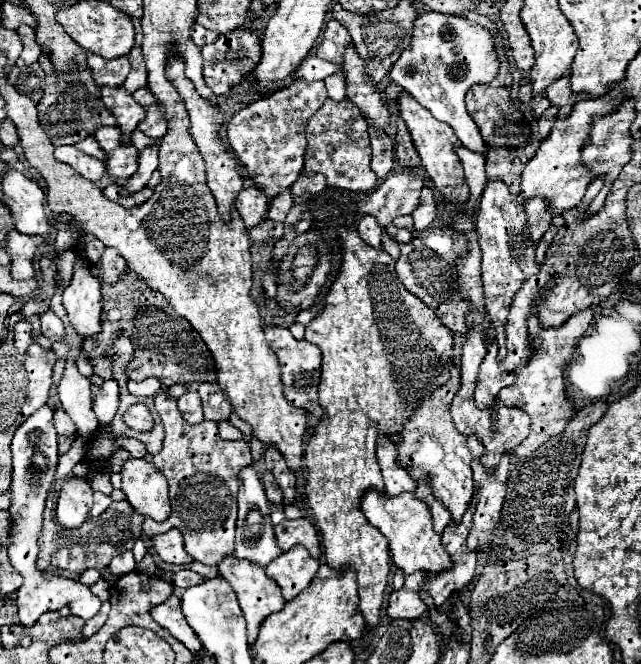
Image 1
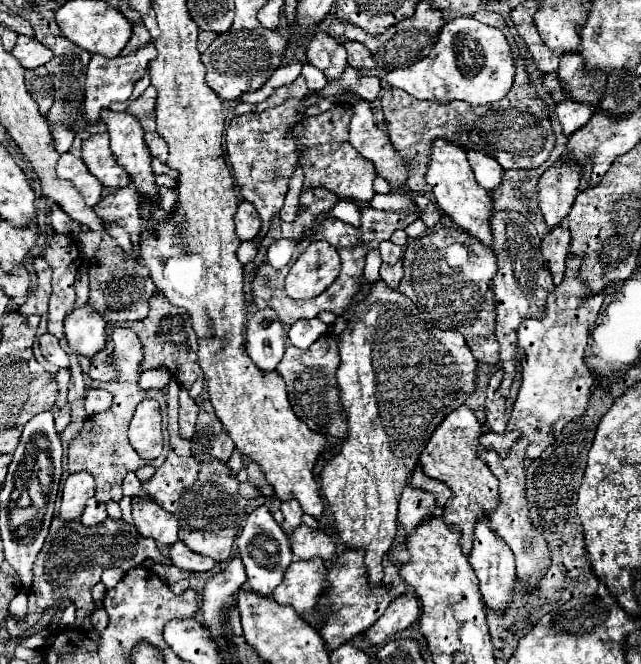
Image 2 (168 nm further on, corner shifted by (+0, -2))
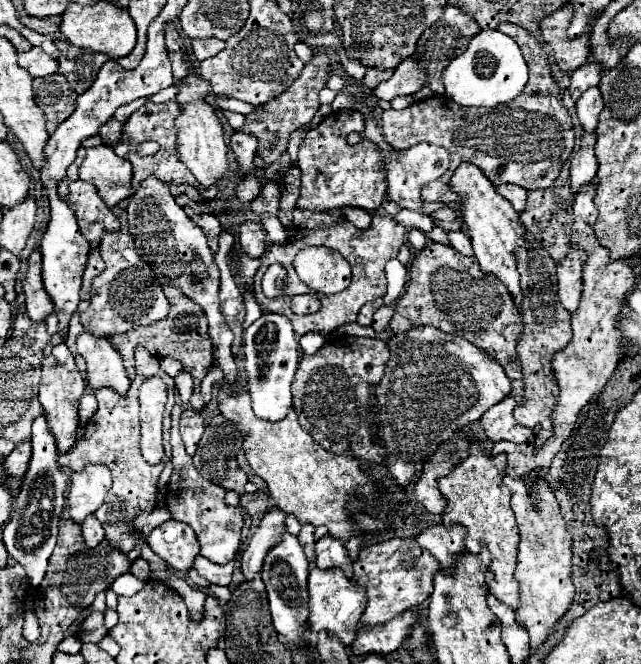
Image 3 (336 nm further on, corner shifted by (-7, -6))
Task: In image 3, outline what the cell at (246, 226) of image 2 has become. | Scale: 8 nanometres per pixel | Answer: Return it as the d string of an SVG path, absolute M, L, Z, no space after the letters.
M244 222L240 226L240 232L238 232L238 242L242 244L242 250L256 258L256 256L262 256L264 250L266 250L266 240L268 240L268 234L266 230L256 224L256 222Z

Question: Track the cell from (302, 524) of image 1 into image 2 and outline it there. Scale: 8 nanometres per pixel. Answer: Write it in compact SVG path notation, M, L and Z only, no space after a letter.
M301 524L293 534L291 534L291 550L295 554L295 560L305 560L305 558L315 558L319 556L325 566L331 566L331 562L337 560L337 548L331 542L331 538L315 528L309 528Z

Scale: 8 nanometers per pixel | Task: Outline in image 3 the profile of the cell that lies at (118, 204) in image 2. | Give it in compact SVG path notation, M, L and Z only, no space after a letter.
M120 228L116 232L105 231L98 250L106 268L98 278L92 280L90 306L80 314L84 328L94 330L98 336L114 336L126 334L136 326L150 326L166 318L170 304L162 292L160 282L154 278L152 268L138 254L128 228Z

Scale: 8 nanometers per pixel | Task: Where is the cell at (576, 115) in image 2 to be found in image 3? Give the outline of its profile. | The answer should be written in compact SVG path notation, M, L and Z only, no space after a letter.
M588 88L576 102L576 114L584 132L594 132L598 124L598 114L602 112L602 96L598 88Z

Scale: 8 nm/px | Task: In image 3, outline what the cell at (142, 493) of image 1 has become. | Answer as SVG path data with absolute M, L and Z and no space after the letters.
M168 520L154 528L148 536L148 544L170 568L184 574L192 568L192 560L200 552L194 530L176 520Z

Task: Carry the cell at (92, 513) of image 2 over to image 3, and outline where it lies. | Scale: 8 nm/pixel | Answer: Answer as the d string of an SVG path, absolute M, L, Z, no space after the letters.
M90 514L84 522L82 522L82 536L84 536L84 542L94 548L98 546L98 542L104 540L104 528L102 524L98 522L98 518L94 514Z

